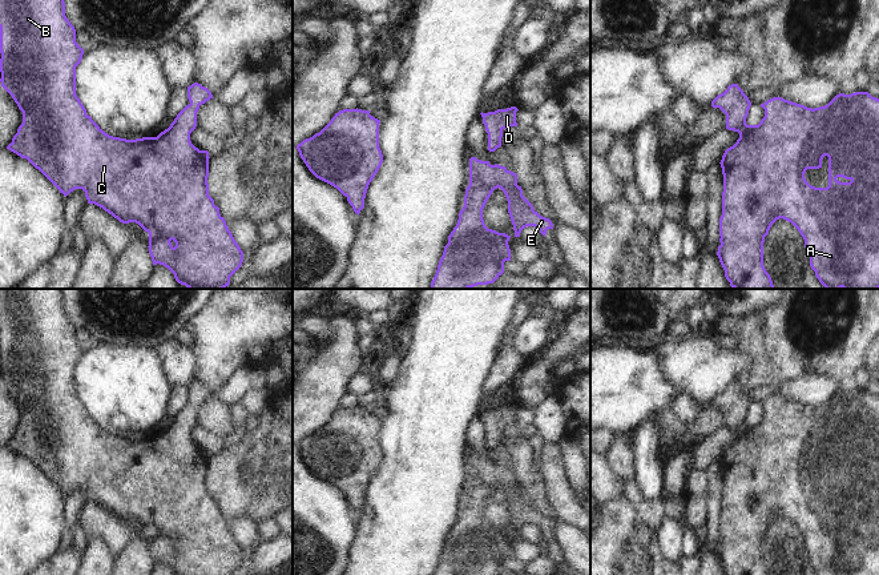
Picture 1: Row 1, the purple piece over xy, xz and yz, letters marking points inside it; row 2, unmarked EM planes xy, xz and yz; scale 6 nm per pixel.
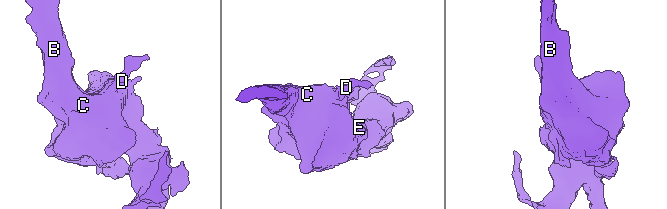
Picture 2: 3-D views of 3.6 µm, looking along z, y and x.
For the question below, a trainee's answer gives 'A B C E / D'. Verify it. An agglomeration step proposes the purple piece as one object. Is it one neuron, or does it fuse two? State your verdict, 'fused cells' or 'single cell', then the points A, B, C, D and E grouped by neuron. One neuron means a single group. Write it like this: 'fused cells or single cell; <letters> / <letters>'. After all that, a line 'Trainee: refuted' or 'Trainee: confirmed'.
single cell; A B C D E
Trainee: refuted

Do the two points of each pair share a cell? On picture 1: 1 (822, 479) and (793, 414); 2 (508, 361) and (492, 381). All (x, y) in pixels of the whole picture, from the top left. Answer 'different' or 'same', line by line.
1: same
2: same

